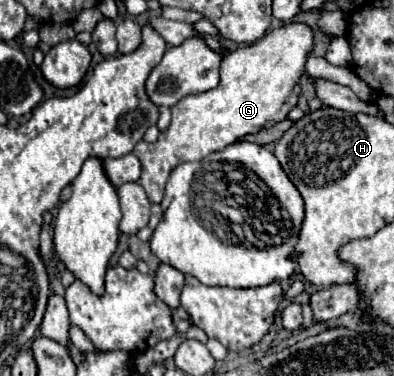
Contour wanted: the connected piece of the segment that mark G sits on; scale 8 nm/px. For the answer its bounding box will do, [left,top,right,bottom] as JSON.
[134,22,314,202]

